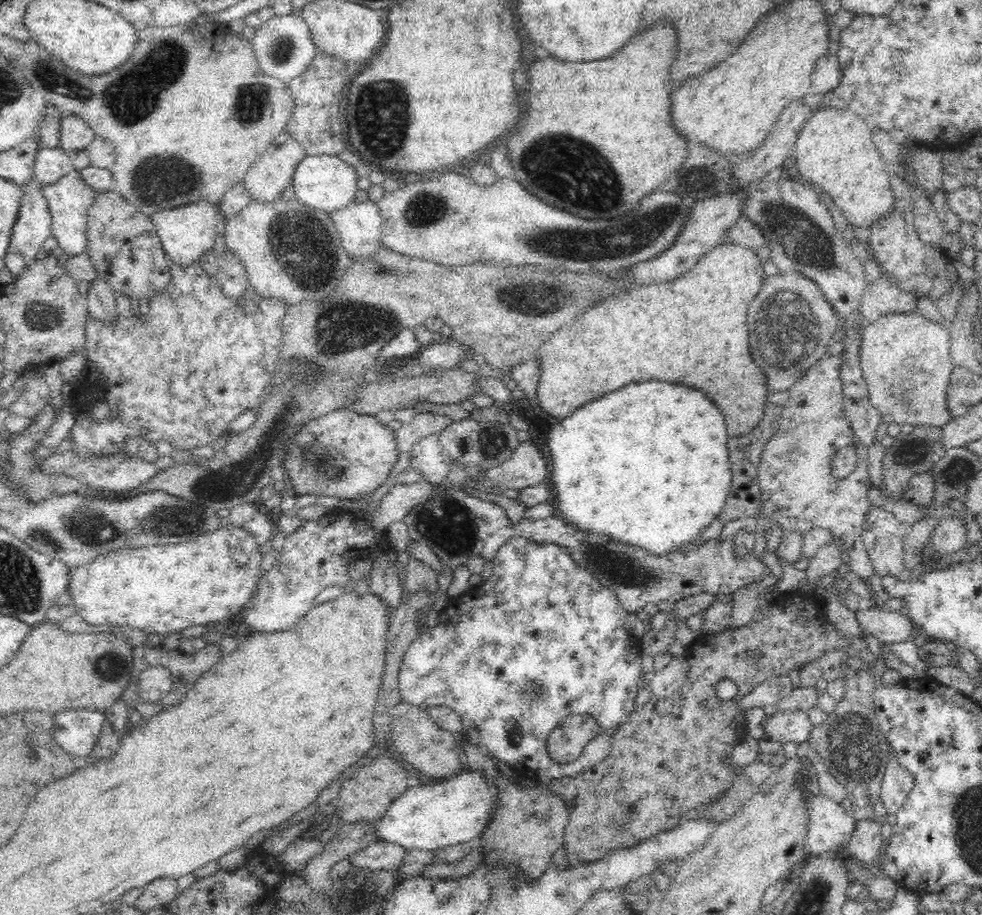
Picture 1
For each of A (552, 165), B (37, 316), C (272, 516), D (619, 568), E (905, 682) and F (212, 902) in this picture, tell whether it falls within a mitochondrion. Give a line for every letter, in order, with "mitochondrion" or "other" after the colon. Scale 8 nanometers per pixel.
A: mitochondrion
B: mitochondrion
C: other
D: mitochondrion
E: other
F: other

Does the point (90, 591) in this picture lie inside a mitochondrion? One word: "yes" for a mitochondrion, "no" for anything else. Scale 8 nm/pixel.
no

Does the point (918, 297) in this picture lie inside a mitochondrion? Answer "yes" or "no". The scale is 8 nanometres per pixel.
no

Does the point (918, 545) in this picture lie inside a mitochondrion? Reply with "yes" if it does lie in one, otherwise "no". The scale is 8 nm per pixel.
no

